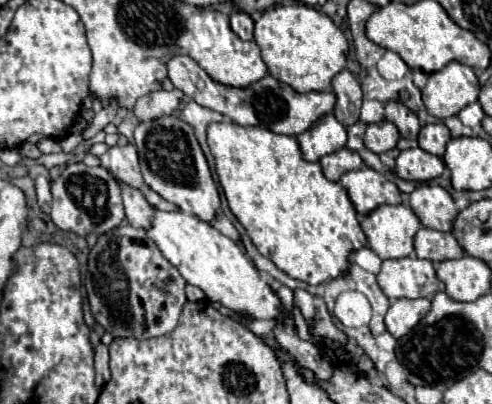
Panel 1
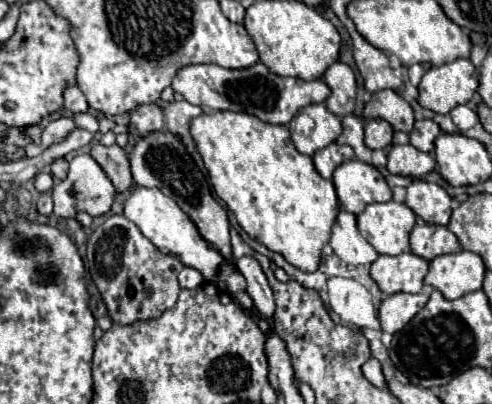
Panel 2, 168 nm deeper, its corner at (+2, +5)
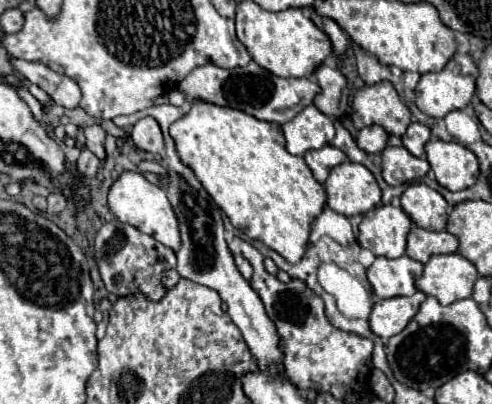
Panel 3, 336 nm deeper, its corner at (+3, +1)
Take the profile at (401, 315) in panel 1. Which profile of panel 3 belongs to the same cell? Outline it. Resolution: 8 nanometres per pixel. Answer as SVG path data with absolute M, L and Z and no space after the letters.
M417 292L409 298L397 296L397 298L387 298L387 300L377 300L369 318L371 330L385 340L399 334L409 324L409 320L417 314L425 298L427 296L423 292Z

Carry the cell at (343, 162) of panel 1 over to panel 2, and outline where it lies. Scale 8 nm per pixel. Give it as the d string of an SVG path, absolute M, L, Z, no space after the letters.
M330 144L322 150L318 150L312 160L314 160L314 166L318 170L318 174L322 178L332 178L332 172L336 166L340 166L342 162L346 160L352 160L354 158L354 150L350 146L340 146L340 144Z

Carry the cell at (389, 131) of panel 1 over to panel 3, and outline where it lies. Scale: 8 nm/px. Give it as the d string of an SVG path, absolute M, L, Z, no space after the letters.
M367 126L367 128L363 128L359 132L357 144L367 154L377 154L377 152L383 152L383 148L387 146L387 138L389 138L389 134L385 132L385 128L381 128L381 126Z

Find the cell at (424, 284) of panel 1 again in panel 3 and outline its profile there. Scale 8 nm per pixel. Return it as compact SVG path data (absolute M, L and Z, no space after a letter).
M401 256L395 260L375 258L375 262L367 268L367 278L373 286L375 298L395 298L395 296L413 296L417 292L415 282L423 274L423 264Z

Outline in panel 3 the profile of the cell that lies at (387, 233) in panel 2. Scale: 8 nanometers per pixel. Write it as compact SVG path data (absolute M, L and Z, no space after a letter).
M391 204L377 206L363 216L359 224L359 246L371 250L375 256L399 258L405 254L411 218Z

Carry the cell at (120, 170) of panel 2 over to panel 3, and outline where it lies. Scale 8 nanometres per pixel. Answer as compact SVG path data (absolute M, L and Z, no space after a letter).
M93 124L93 126L85 126L85 136L87 136L87 142L85 146L99 158L99 160L105 160L107 154L105 154L105 130L99 126L99 124Z

